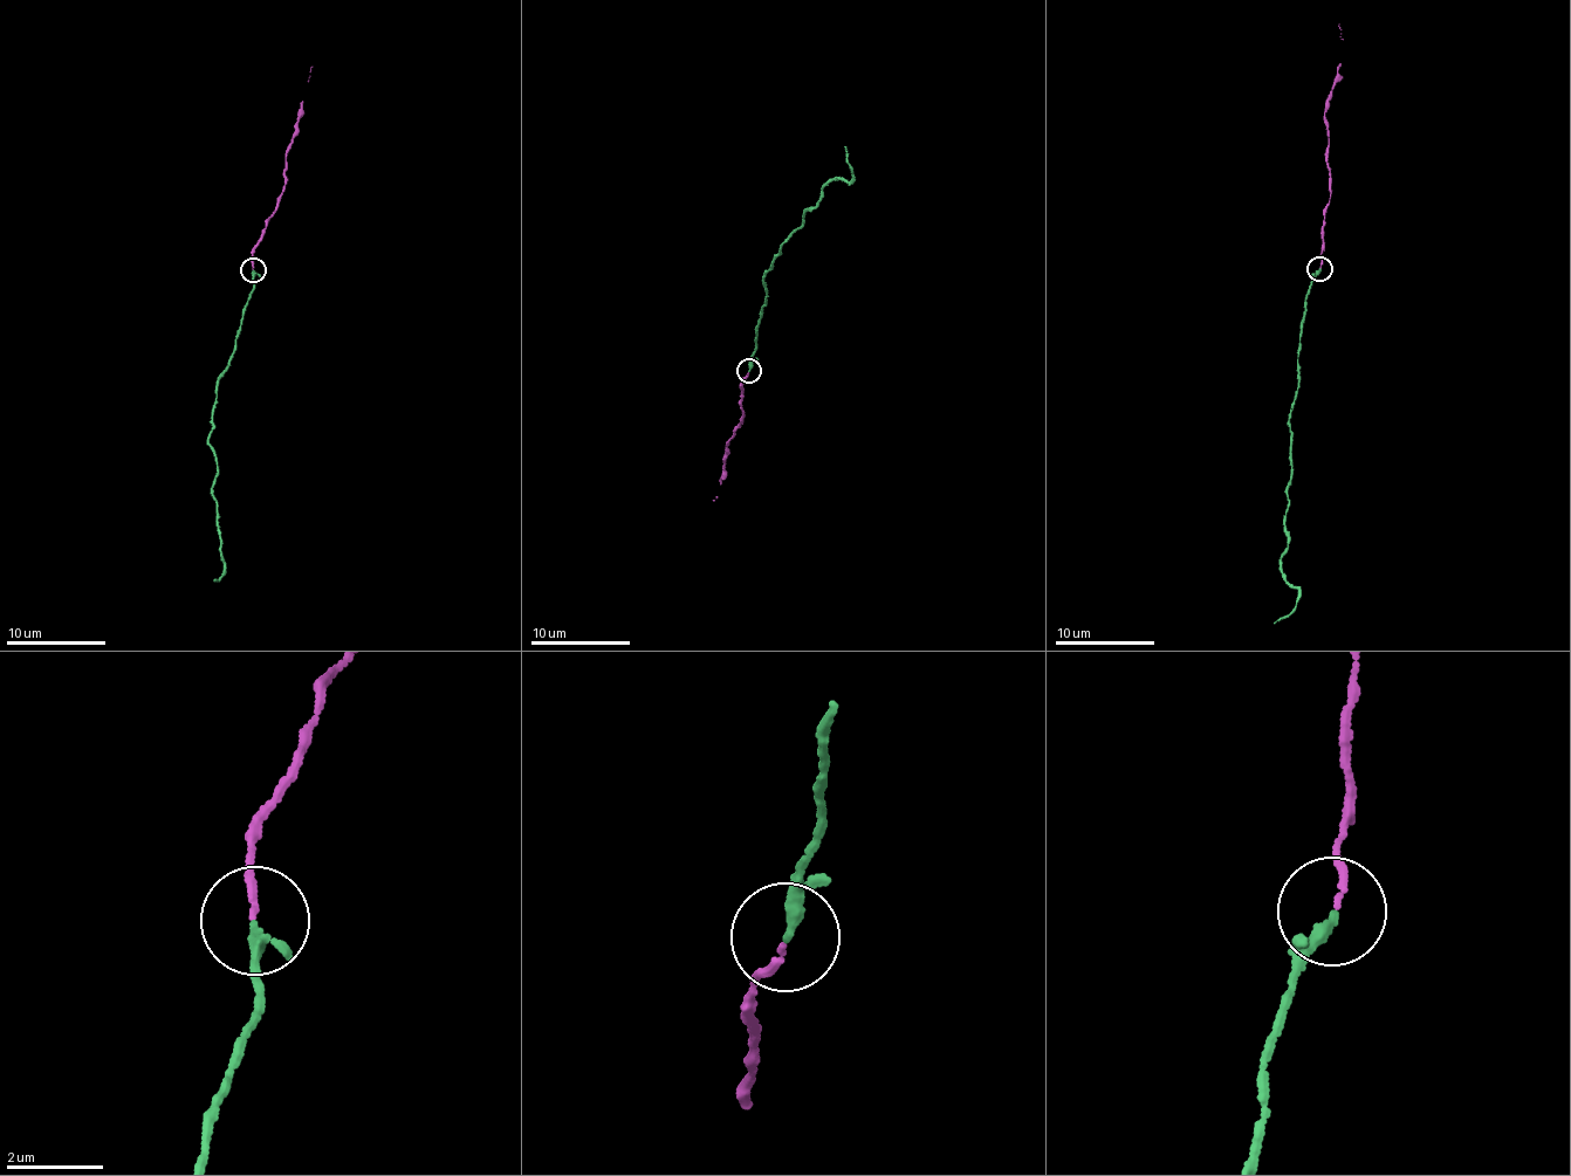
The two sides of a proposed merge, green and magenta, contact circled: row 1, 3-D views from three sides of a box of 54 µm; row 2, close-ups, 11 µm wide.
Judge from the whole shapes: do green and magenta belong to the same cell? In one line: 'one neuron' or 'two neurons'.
one neuron

